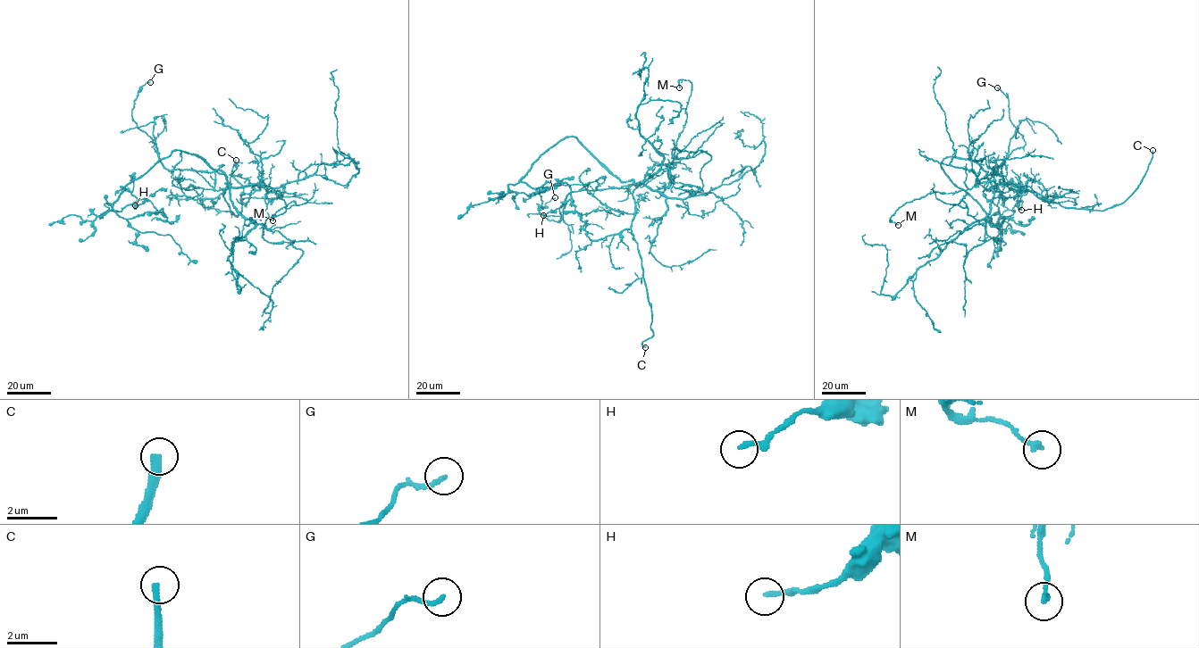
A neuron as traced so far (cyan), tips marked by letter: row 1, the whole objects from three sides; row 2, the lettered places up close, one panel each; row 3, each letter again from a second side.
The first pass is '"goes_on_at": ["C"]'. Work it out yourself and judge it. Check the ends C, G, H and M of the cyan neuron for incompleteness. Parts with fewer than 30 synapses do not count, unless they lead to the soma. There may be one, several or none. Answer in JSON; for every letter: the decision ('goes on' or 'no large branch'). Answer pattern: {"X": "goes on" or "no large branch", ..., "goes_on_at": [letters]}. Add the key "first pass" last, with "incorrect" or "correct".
{"C": "goes on", "G": "no large branch", "H": "no large branch", "M": "no large branch", "goes_on_at": ["C"], "first pass": "correct"}

